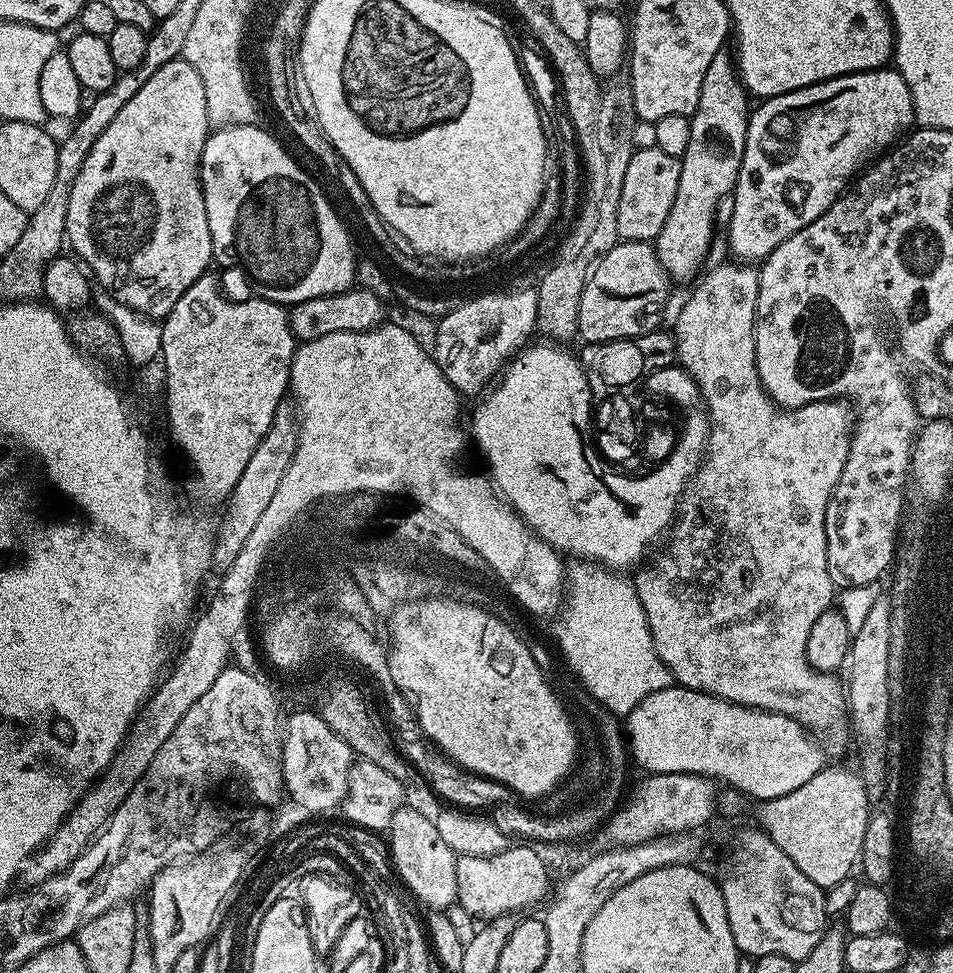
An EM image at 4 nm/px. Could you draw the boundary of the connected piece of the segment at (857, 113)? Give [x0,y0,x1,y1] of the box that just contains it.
[726,66,916,262]

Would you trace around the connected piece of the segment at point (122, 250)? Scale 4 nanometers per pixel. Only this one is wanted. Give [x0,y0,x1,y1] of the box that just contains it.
[64,59,214,321]

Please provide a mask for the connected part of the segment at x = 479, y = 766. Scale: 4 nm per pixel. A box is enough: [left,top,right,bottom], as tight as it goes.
[386,598,576,797]

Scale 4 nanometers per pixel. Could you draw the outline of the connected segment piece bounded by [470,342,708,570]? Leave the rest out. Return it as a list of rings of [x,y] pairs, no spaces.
[[[535,342],[529,343],[523,350],[517,351],[516,355],[508,361],[502,375],[479,397],[480,400],[476,404],[476,409],[472,412],[472,432],[470,428],[470,436],[476,439],[476,444],[480,447],[480,452],[484,455],[484,460],[488,463],[488,469],[486,469],[487,475],[490,477],[497,493],[516,512],[519,512],[520,517],[524,519],[525,524],[536,533],[540,539],[544,540],[553,550],[563,554],[565,557],[576,555],[575,559],[580,562],[591,562],[596,566],[603,566],[609,570],[628,570],[624,568],[635,569],[637,565],[645,559],[644,551],[659,538],[663,537],[665,533],[669,531],[670,525],[676,519],[676,510],[678,507],[678,501],[680,495],[684,492],[684,487],[687,486],[690,477],[692,477],[697,470],[697,467],[701,460],[704,459],[704,446],[708,438],[708,413],[700,399],[700,391],[698,386],[694,382],[694,378],[690,378],[690,374],[685,372],[683,368],[679,366],[673,366],[673,368],[665,367],[662,372],[662,380],[670,380],[672,388],[676,388],[680,392],[680,400],[678,401],[682,410],[690,410],[692,416],[690,416],[690,424],[692,424],[692,436],[686,440],[682,439],[682,443],[679,444],[679,449],[676,452],[676,456],[670,460],[672,462],[672,472],[670,472],[670,478],[668,478],[668,494],[662,496],[658,490],[660,490],[660,478],[658,474],[647,475],[646,478],[640,478],[638,482],[623,480],[622,478],[604,478],[600,476],[599,471],[590,462],[590,458],[586,454],[586,445],[580,441],[579,428],[582,426],[582,422],[578,419],[578,410],[590,399],[590,389],[588,387],[588,379],[586,374],[580,368],[579,359],[575,355],[572,356],[567,352],[567,347],[561,346],[556,342],[540,342],[544,344],[535,344]]]

